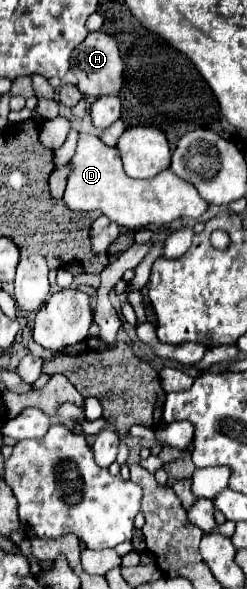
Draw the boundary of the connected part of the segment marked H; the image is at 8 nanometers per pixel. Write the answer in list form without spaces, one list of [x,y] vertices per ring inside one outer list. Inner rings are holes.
[[[90,32],[86,40],[72,52],[70,70],[78,80],[78,90],[86,98],[102,98],[102,96],[116,96],[124,86],[124,60],[118,52],[116,42],[106,32]]]

